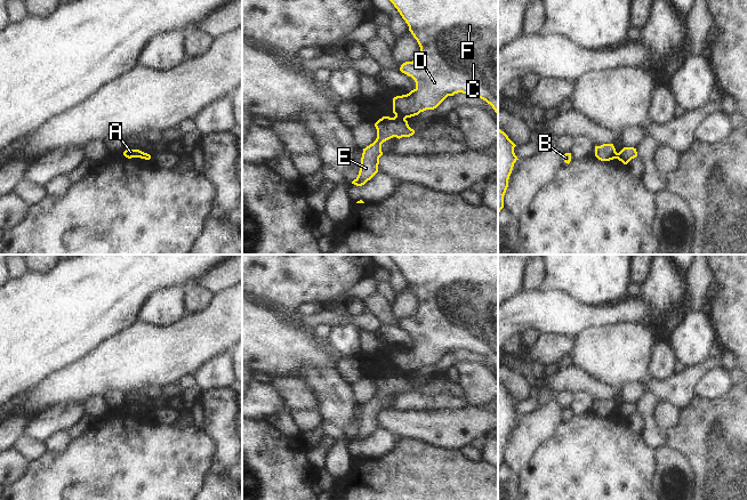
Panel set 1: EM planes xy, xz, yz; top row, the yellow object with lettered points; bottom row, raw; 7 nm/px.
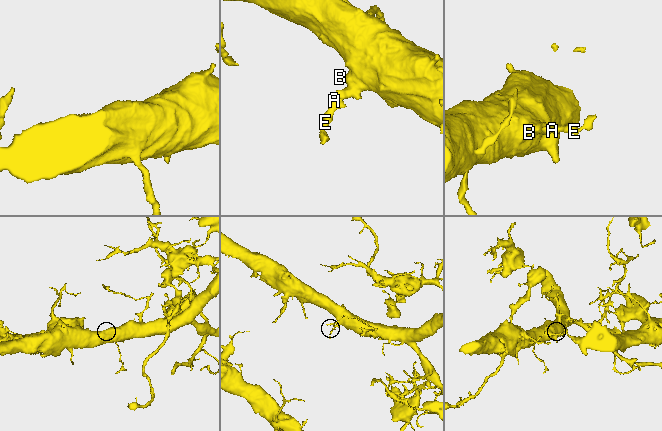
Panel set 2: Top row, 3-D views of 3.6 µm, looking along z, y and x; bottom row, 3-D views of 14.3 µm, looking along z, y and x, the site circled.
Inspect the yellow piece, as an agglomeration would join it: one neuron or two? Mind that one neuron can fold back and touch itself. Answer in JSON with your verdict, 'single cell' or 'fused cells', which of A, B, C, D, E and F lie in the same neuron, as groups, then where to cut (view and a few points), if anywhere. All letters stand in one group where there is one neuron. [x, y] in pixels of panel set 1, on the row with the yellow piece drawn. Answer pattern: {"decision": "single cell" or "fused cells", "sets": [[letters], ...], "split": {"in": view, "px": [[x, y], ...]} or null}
{"decision": "fused cells", "sets": [["A", "E"], ["B", "C", "D", "F"]], "split": {"in": "xz", "px": [[395, 115], [404, 119]]}}

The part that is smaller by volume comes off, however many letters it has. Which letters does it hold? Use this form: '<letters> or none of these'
A, E

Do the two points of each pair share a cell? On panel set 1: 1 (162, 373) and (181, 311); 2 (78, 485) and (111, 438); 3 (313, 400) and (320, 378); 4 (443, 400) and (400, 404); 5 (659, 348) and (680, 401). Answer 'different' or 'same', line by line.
1: different
2: same
3: different
4: same
5: different

